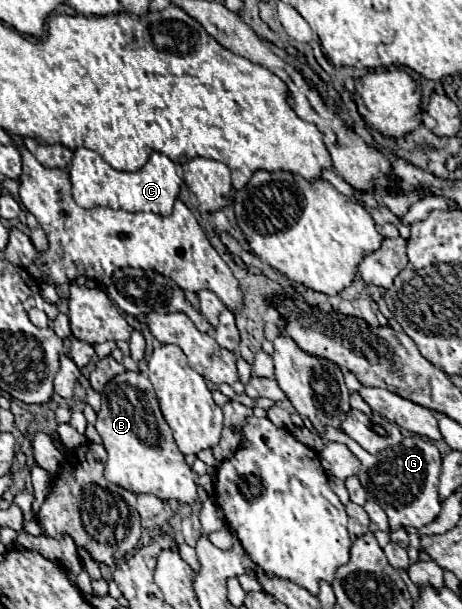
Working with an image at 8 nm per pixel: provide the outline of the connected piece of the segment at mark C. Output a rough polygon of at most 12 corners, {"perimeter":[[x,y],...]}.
{"perimeter":[[74,150],[74,202],[82,208],[168,216],[182,178],[160,152],[118,172]]}

